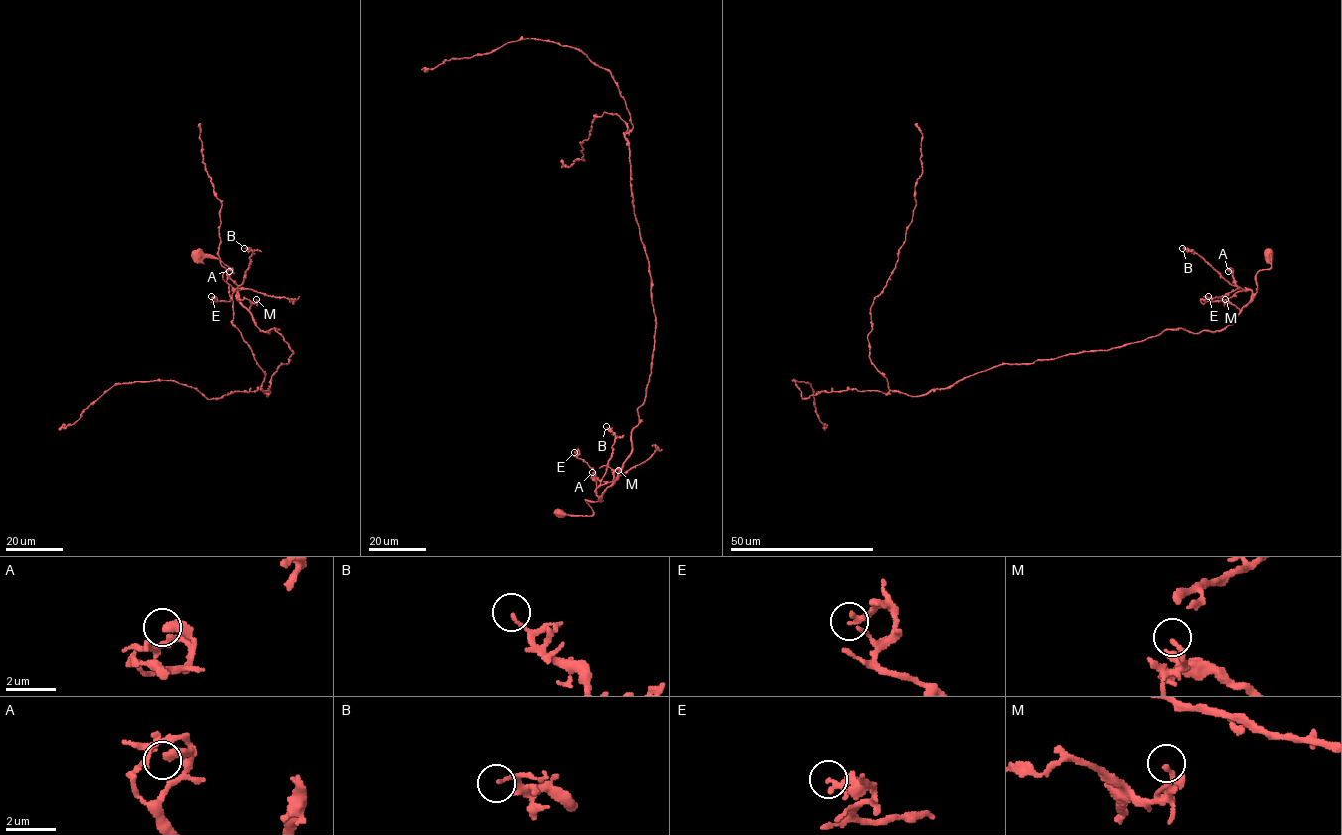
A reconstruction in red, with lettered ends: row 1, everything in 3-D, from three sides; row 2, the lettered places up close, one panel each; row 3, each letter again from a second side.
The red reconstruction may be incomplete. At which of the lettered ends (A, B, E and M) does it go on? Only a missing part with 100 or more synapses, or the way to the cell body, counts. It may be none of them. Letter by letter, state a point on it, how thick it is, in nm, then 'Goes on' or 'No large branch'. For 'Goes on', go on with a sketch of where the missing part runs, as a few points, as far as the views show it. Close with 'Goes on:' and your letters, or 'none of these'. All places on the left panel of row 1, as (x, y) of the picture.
A: Place: (229, 271). Thickness 320 nm. No large branch
B: Place: (244, 248). Thickness 130 nm. No large branch
E: Place: (211, 296). Thickness 240 nm. No large branch
M: Place: (256, 299). Thickness 180 nm. No large branch
Goes on: none of these

